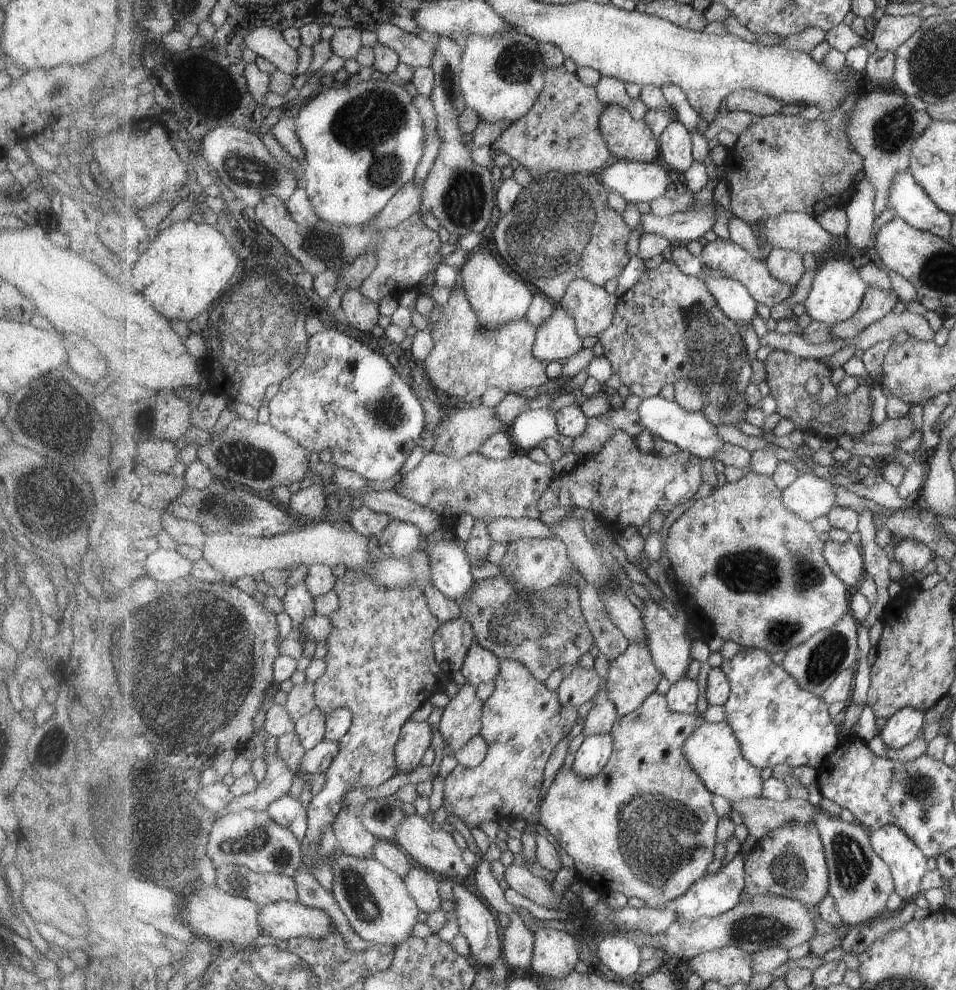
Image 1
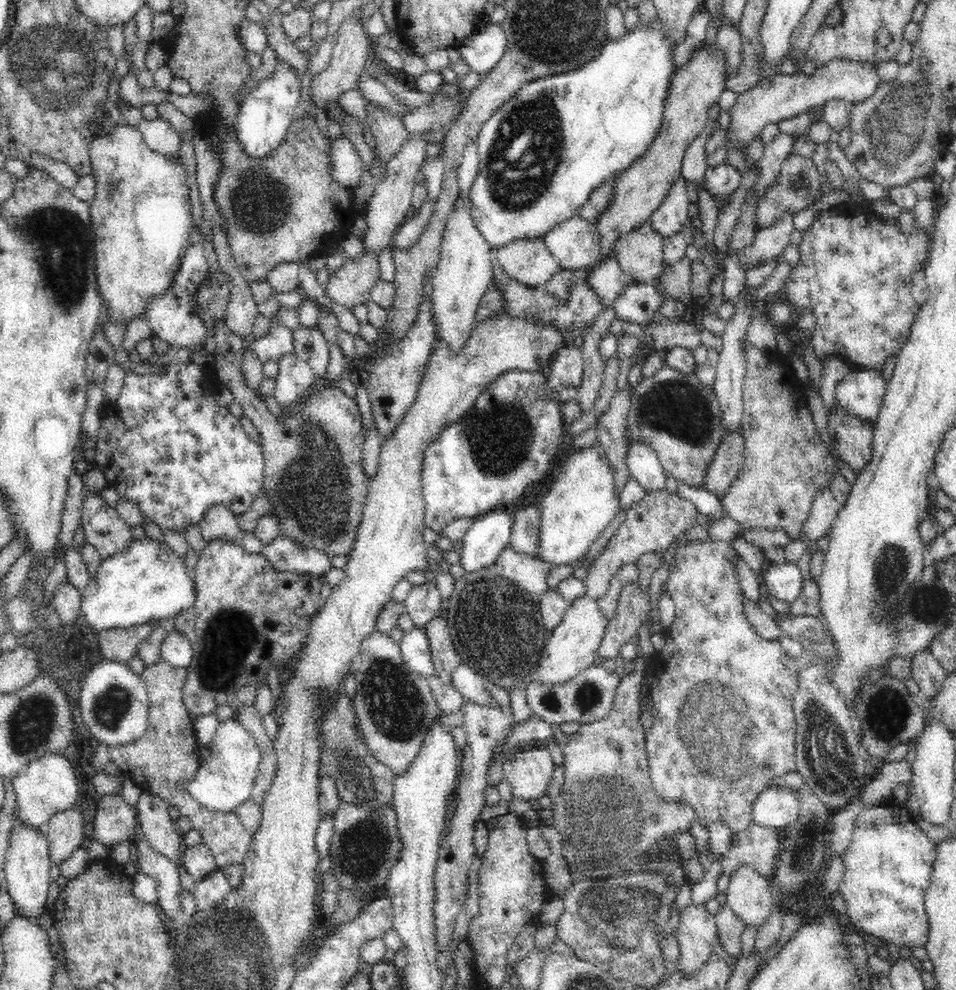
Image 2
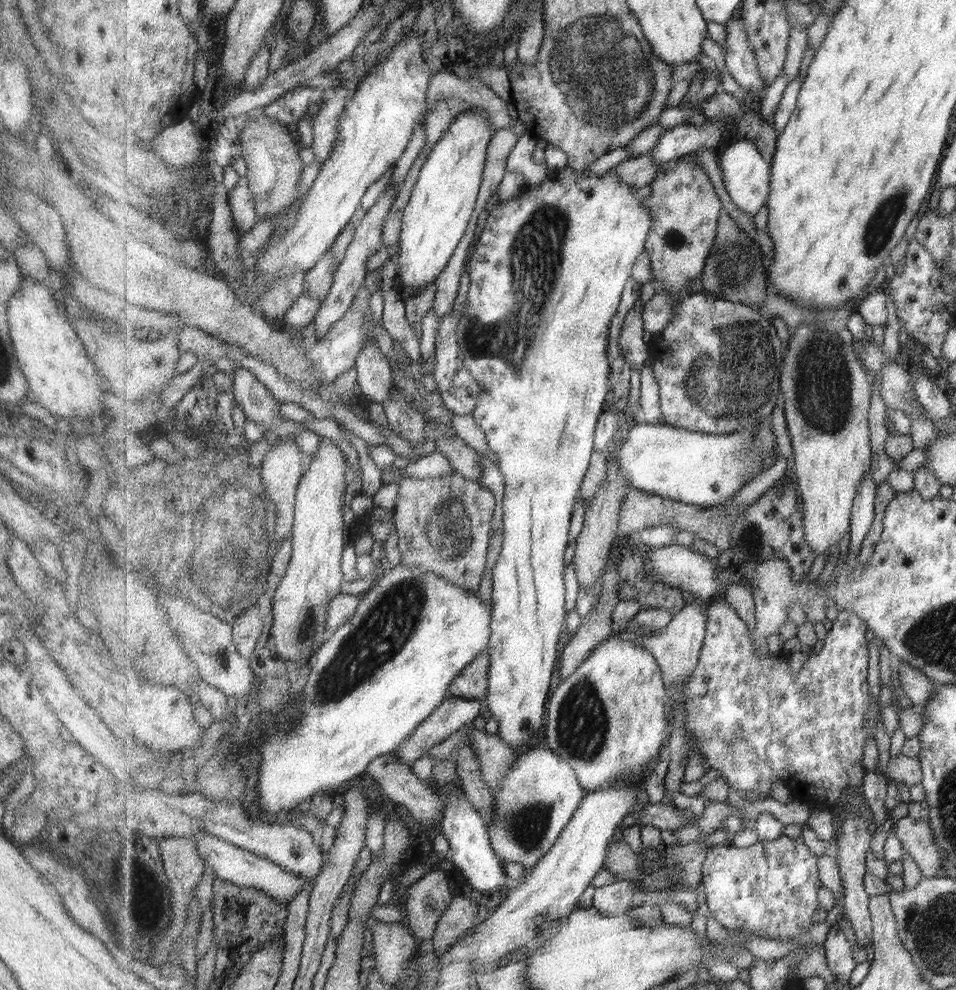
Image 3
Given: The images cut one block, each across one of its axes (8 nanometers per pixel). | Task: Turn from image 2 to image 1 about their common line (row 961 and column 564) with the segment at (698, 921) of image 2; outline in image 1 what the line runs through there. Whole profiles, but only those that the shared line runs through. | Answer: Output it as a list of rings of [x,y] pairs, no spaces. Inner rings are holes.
[[[574,666],[571,667],[570,674],[561,679],[555,691],[563,706],[579,708],[591,698],[595,698],[601,690],[601,682],[603,678],[594,667],[587,670],[587,668]]]

